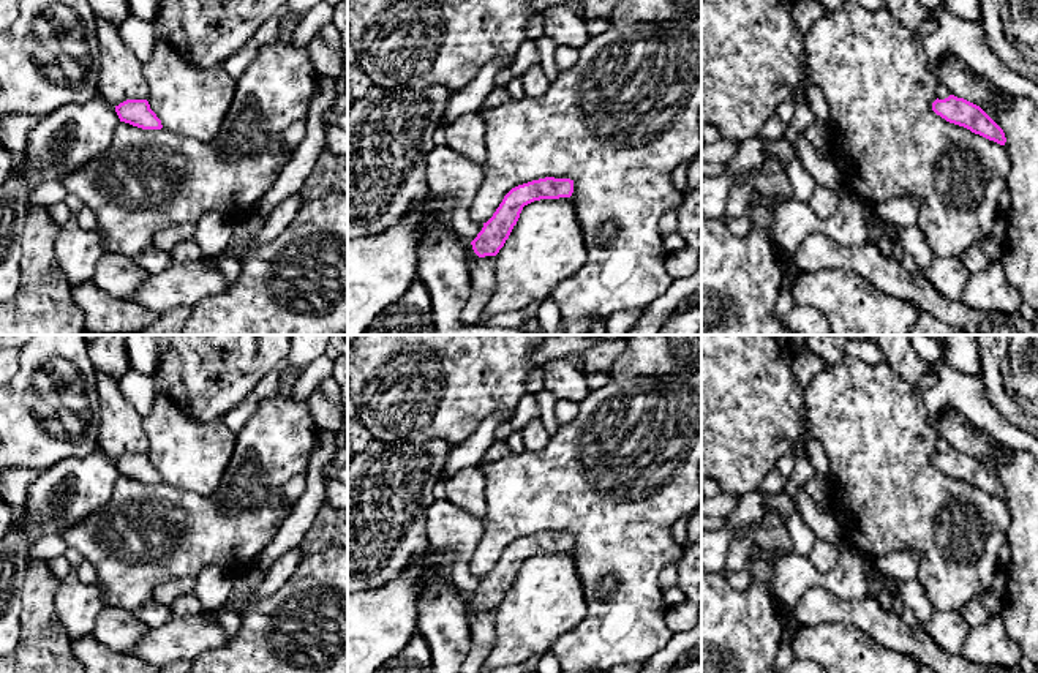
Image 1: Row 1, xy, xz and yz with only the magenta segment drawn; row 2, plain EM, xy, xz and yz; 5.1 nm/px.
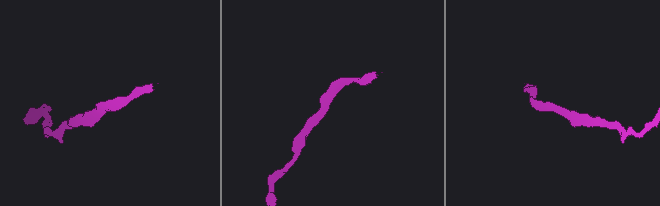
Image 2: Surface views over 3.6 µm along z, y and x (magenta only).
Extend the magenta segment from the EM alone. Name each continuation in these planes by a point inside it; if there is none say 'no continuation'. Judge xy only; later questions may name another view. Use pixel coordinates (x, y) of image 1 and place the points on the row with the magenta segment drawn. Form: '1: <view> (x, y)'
no continuation

